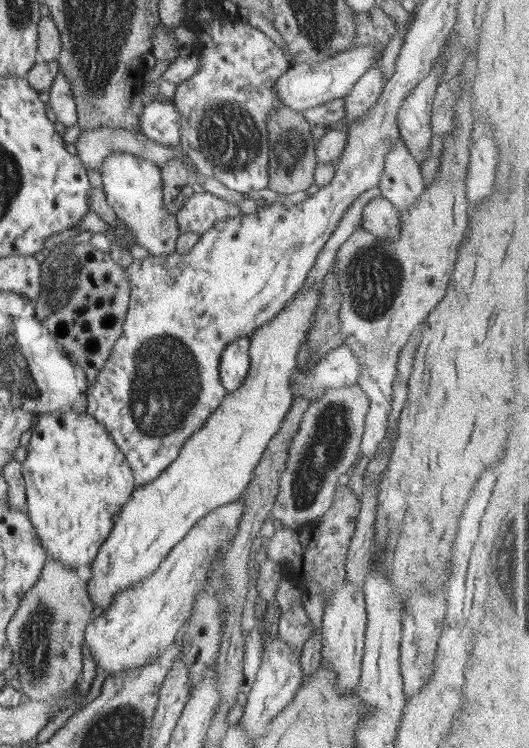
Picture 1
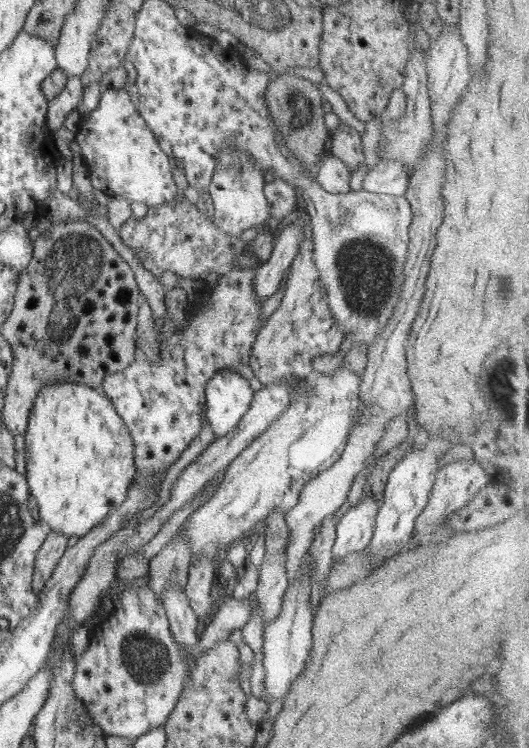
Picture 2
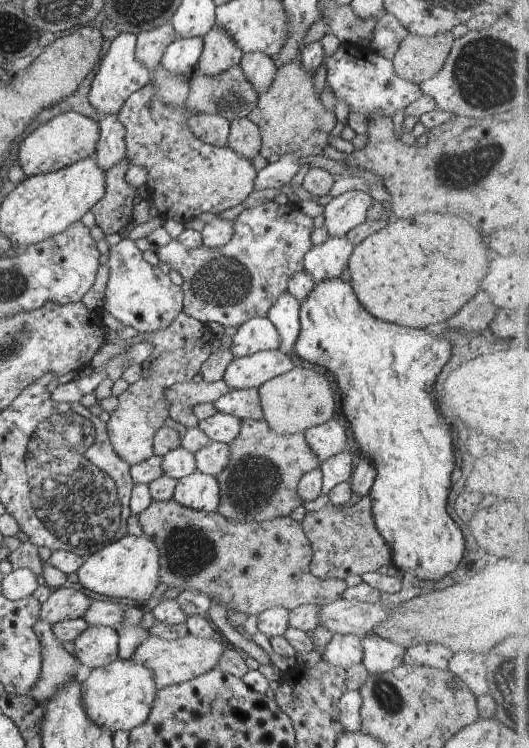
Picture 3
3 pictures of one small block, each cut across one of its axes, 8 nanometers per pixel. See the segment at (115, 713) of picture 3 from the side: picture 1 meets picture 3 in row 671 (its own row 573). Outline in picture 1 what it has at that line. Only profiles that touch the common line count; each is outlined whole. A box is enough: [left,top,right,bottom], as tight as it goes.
[87,286,321,608]

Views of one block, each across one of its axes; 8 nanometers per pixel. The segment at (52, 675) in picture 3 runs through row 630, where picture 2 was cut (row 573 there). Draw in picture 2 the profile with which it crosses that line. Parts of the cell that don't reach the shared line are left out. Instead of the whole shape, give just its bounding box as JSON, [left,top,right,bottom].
[31,530,68,596]

